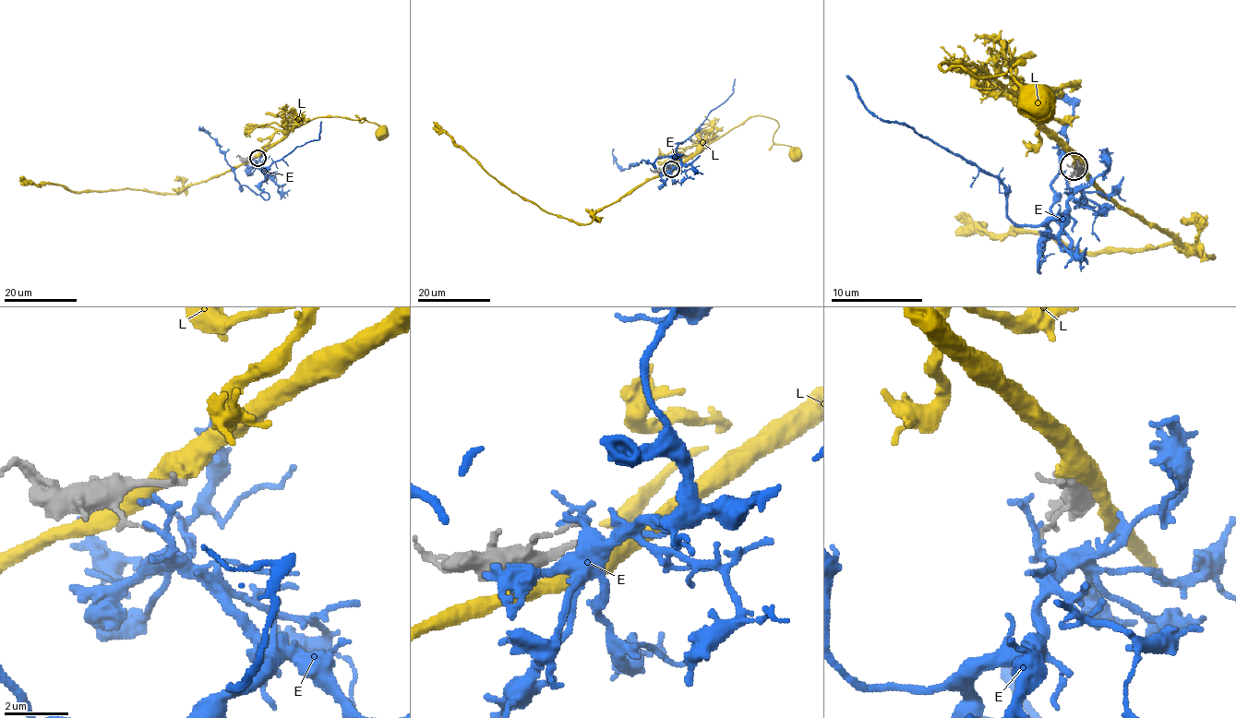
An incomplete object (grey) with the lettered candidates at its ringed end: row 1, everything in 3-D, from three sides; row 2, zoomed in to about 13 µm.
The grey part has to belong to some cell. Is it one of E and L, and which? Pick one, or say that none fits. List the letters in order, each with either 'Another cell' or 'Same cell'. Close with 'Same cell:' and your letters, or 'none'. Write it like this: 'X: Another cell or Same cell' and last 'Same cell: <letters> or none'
E: Another cell
L: Another cell
Same cell: none

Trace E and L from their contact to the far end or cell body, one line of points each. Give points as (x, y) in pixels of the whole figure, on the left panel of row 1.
E: (254, 163), (267, 176), (260, 187), (269, 195), (267, 199), (245, 185), (240, 191), (219, 145), (200, 130)
L: (257, 157), (313, 118), (364, 117), (359, 121), (362, 118), (376, 123), (381, 134)

